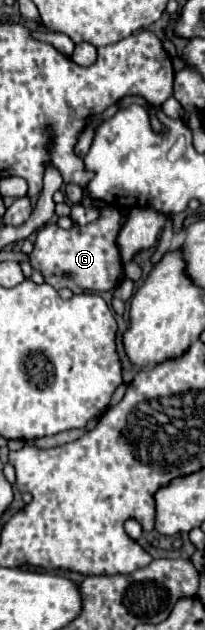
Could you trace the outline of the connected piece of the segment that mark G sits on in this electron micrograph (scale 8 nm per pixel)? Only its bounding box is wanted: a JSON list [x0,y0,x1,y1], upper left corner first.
[28,205,124,293]

